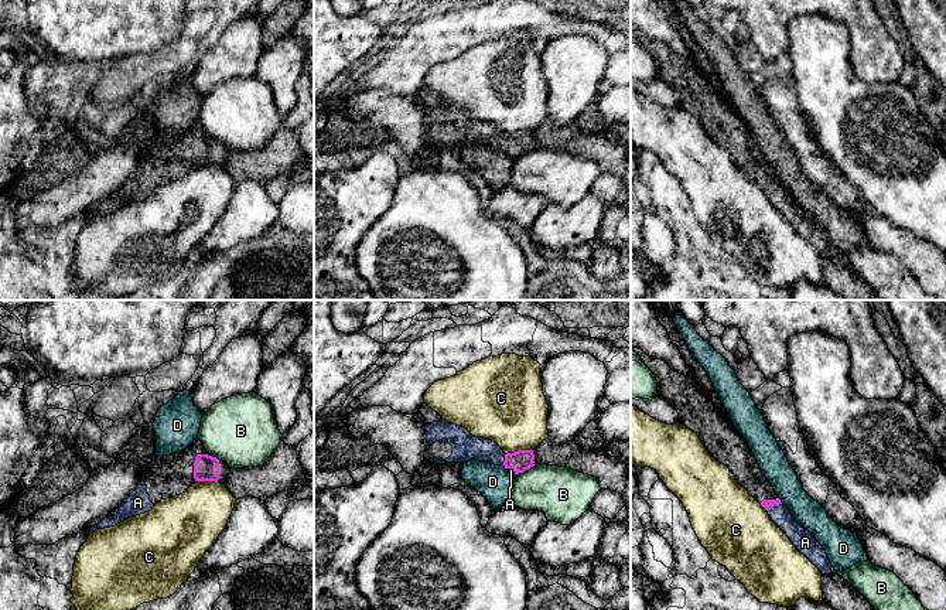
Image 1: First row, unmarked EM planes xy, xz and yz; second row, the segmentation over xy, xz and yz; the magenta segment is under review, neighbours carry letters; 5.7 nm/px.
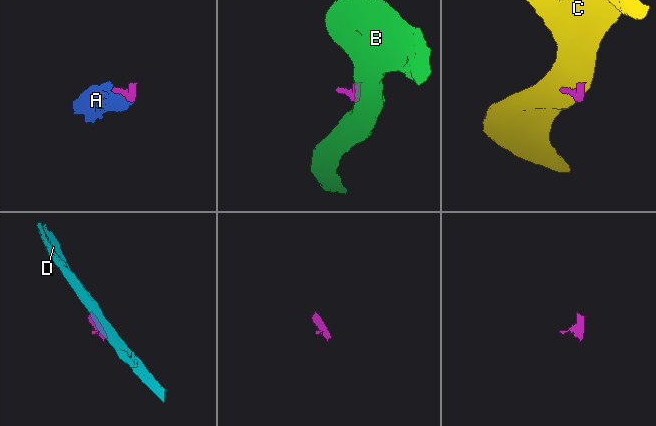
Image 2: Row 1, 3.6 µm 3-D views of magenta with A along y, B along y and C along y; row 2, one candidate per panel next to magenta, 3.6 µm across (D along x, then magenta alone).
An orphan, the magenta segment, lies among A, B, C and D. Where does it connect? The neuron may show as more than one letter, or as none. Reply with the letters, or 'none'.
A

